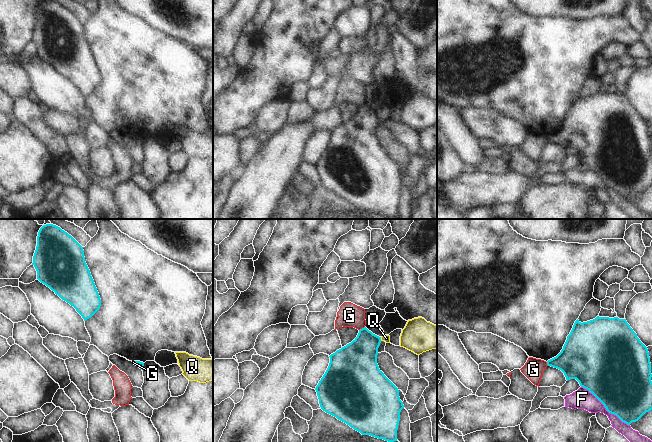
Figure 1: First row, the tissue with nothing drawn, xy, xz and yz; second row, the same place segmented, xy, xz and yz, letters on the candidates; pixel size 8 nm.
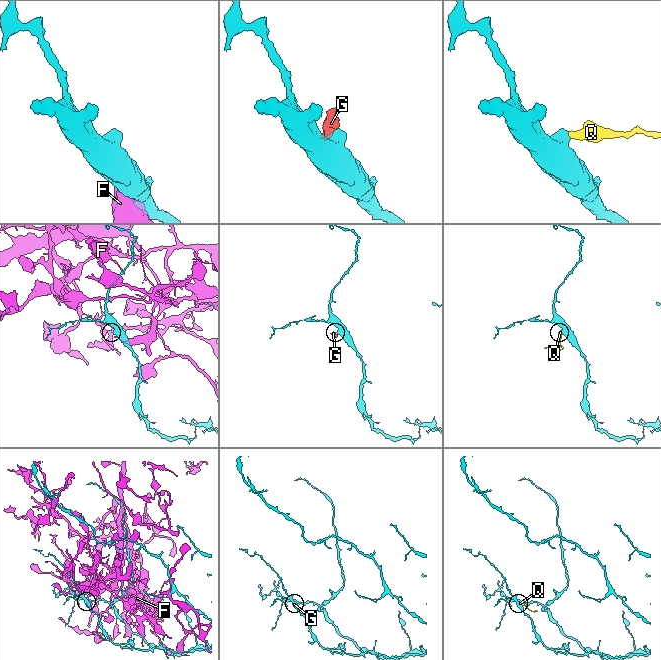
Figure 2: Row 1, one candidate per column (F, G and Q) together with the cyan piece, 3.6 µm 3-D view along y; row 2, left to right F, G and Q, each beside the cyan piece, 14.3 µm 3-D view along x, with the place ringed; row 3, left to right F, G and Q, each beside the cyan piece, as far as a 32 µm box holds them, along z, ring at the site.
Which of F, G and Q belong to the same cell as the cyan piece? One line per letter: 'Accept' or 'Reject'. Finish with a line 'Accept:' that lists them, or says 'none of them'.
F: Reject
G: Reject
Q: Accept
Accept: Q

